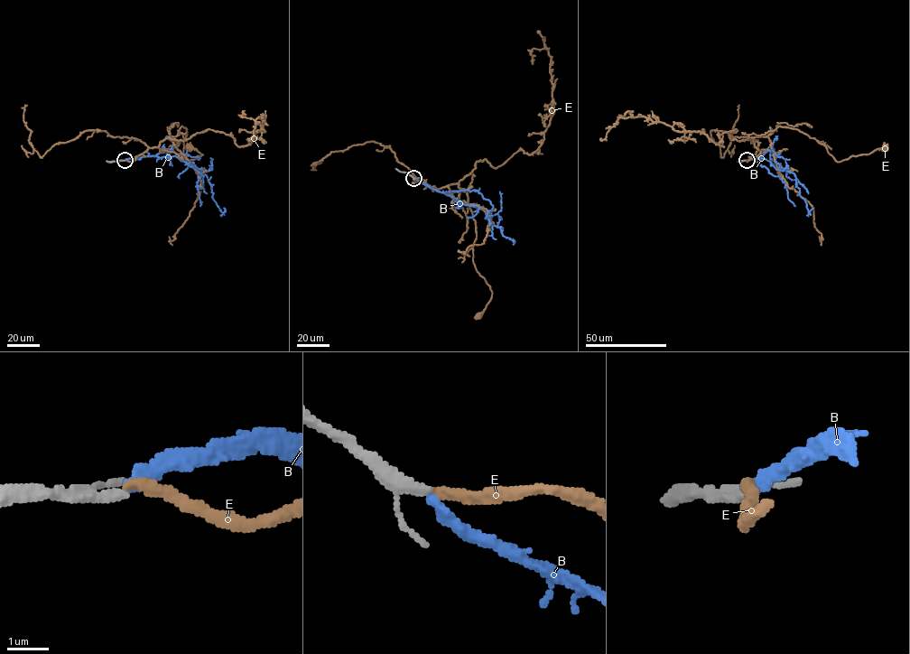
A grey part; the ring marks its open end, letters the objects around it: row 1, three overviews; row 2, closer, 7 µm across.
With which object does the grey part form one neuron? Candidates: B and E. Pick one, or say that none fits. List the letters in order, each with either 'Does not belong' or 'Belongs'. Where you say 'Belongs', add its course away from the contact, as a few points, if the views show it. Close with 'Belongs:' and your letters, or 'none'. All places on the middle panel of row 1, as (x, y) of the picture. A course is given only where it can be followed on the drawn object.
B: Does not belong
E: Belongs. Its course: (414, 178), (437, 189), (458, 183), (467, 191), (476, 228), (473, 263), (492, 292), (478, 316)
Belongs: E

